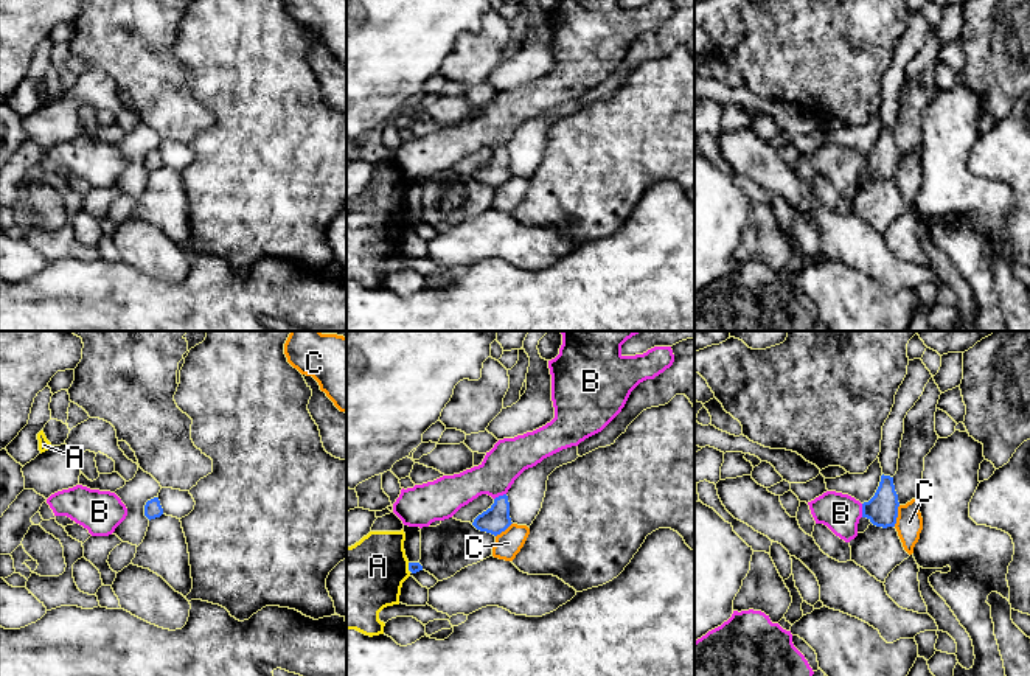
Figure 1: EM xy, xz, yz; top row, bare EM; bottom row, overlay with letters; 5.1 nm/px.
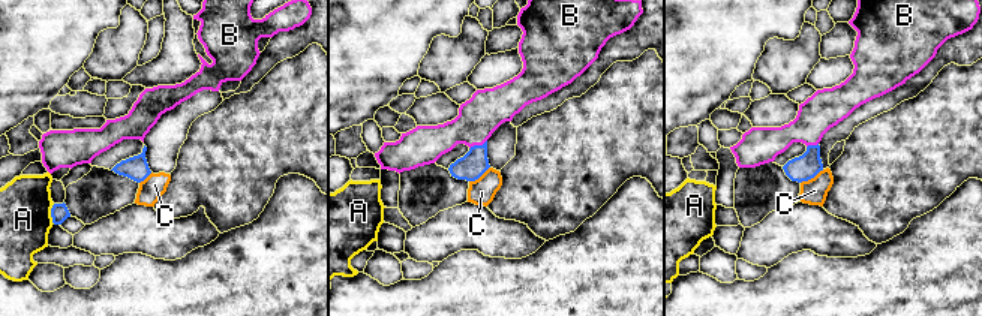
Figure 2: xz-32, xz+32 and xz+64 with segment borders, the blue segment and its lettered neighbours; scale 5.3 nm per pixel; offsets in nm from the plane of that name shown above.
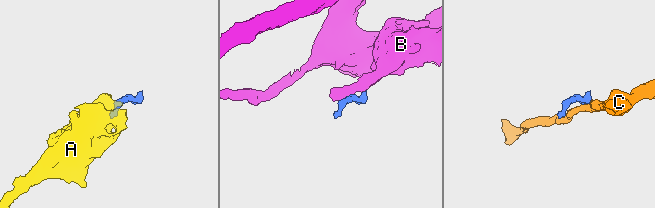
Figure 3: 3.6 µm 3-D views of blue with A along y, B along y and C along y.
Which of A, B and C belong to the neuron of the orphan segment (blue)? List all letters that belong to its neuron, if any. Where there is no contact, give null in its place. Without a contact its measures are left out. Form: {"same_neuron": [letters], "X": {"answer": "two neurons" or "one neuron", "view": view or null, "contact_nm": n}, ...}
{"same_neuron": ["B"], "A": {"answer": "two neurons", "view": "xz", "contact_nm": 40}, "B": {"answer": "one neuron", "view": "yz", "contact_nm": 70}, "C": {"answer": "two neurons", "view": "yz", "contact_nm": 120}}

